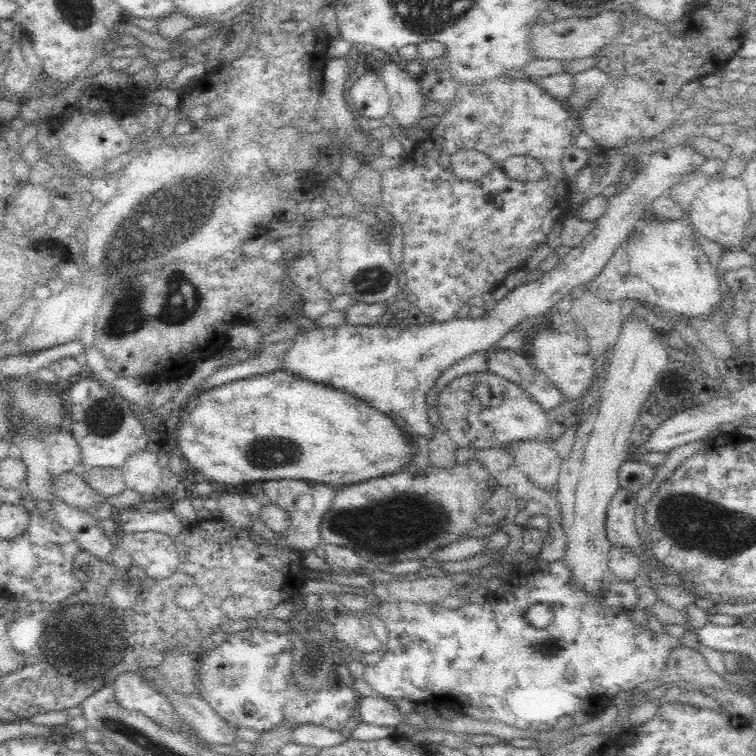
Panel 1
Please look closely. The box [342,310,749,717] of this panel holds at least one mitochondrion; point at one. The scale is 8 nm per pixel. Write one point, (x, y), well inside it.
(549, 648)

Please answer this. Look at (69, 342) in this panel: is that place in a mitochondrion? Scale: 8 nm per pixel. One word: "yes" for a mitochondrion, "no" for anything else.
no

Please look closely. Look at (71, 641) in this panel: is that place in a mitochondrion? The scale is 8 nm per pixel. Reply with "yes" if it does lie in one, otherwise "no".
yes

